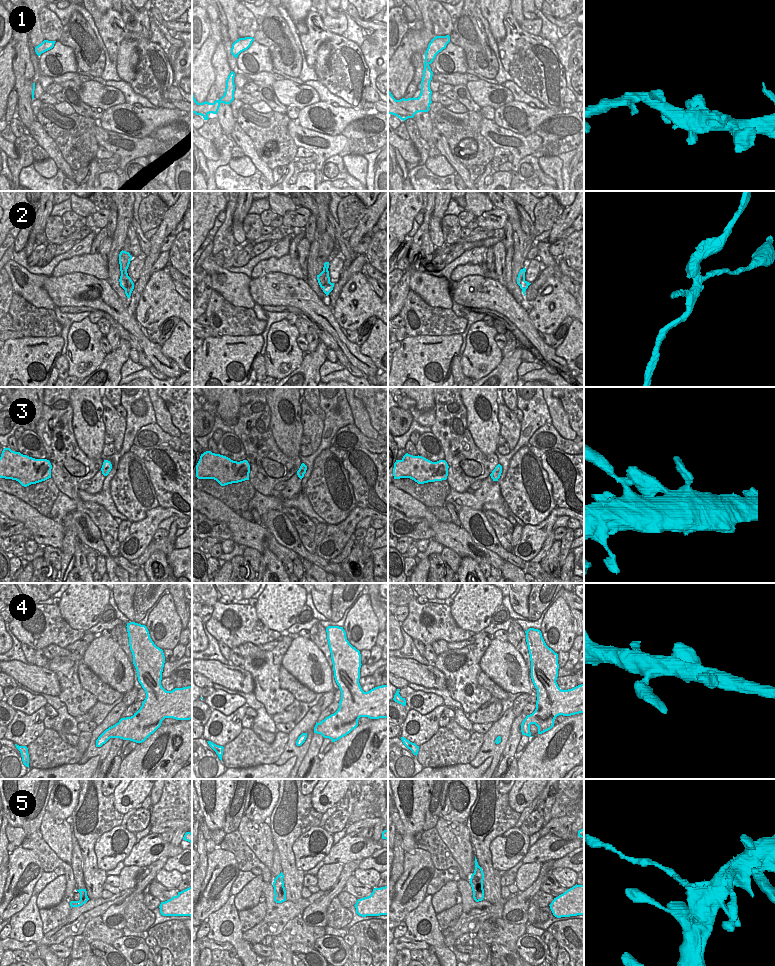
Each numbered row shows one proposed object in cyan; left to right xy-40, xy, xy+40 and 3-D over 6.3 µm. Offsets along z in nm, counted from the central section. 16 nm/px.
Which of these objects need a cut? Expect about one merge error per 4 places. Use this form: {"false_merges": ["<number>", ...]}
{"false_merges": ["2", "5"]}

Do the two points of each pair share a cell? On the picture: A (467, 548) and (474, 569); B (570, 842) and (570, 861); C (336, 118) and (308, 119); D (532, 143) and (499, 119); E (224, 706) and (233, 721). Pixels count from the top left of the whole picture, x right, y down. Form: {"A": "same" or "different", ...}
{"A": "different", "B": "different", "C": "same", "D": "different", "E": "different"}

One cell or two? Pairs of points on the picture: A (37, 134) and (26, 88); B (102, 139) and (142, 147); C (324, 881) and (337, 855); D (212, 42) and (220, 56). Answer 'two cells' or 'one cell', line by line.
A: two cells
B: one cell
C: two cells
D: two cells

